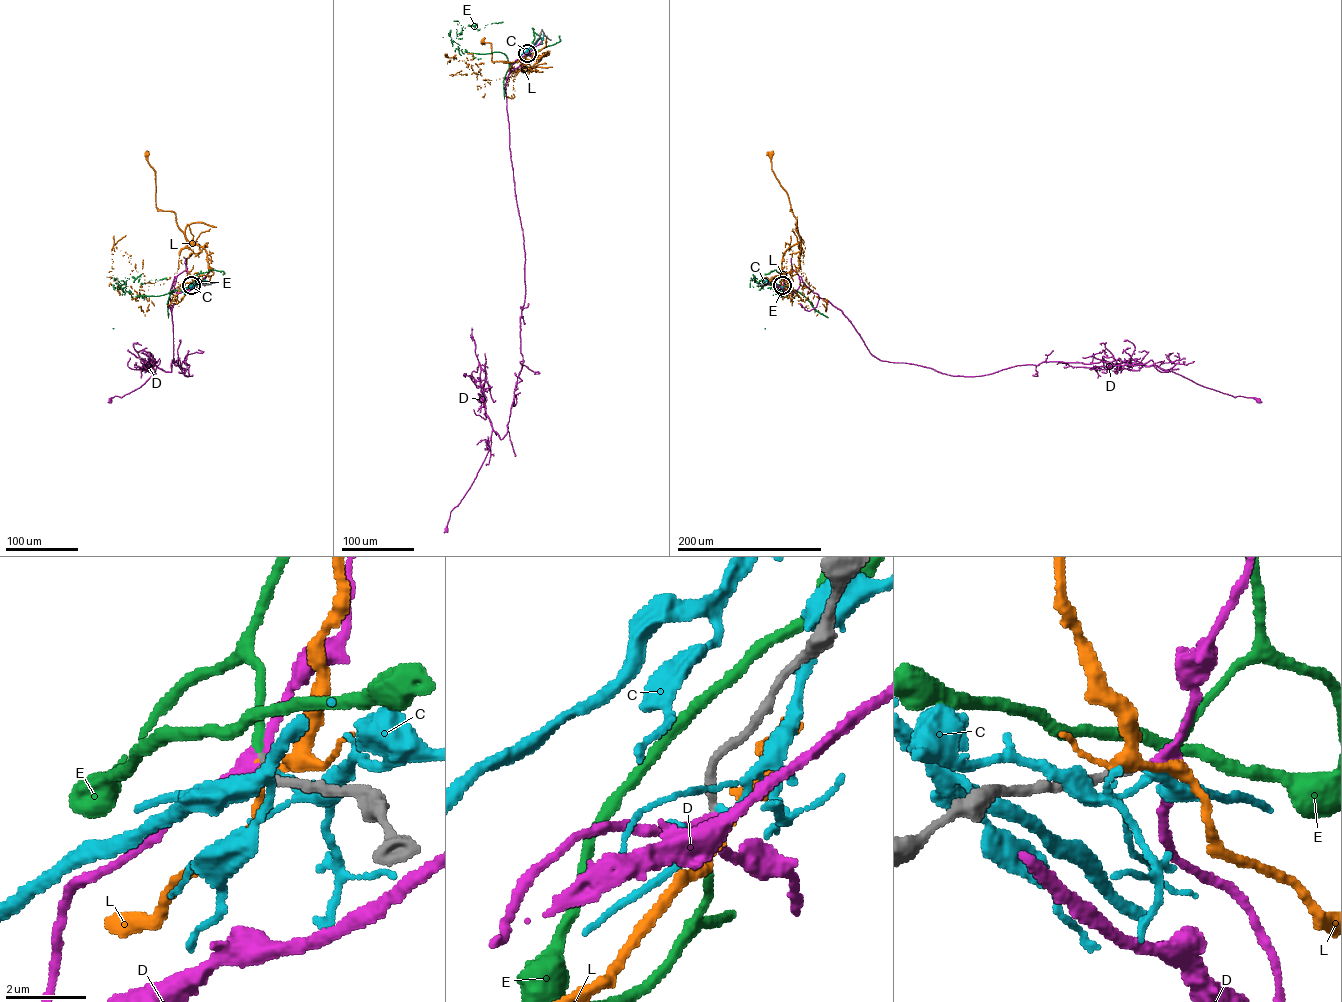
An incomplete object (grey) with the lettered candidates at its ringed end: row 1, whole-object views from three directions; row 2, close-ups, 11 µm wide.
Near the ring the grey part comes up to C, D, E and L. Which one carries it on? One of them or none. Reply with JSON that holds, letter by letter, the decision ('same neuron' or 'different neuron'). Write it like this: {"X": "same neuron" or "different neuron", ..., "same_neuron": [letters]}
{"C": "different neuron", "D": "different neuron", "E": "same neuron", "L": "different neuron", "same_neuron": ["E"]}

